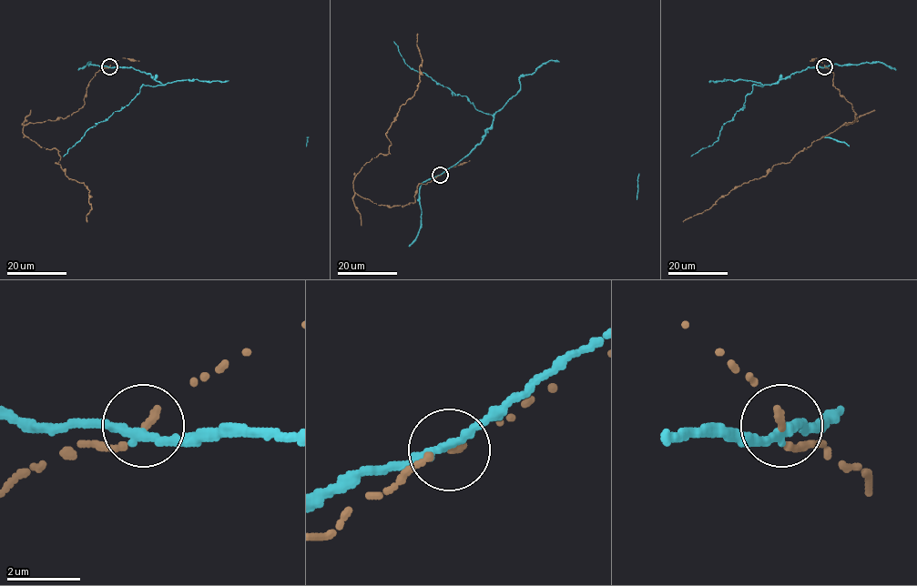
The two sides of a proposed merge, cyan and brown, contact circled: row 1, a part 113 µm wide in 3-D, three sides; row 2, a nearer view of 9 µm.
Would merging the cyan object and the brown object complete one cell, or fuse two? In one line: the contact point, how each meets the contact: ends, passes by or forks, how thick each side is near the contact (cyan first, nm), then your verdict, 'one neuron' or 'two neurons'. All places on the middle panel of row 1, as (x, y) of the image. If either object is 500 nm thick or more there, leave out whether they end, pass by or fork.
place (440, 175); cyan passes by; brown ends; calibres 280 and 220 nm; two neurons

